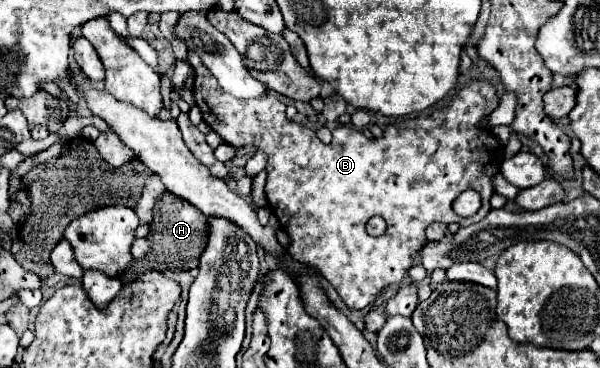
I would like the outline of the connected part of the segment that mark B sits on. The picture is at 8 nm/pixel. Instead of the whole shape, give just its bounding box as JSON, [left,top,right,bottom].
[187,51,503,309]

